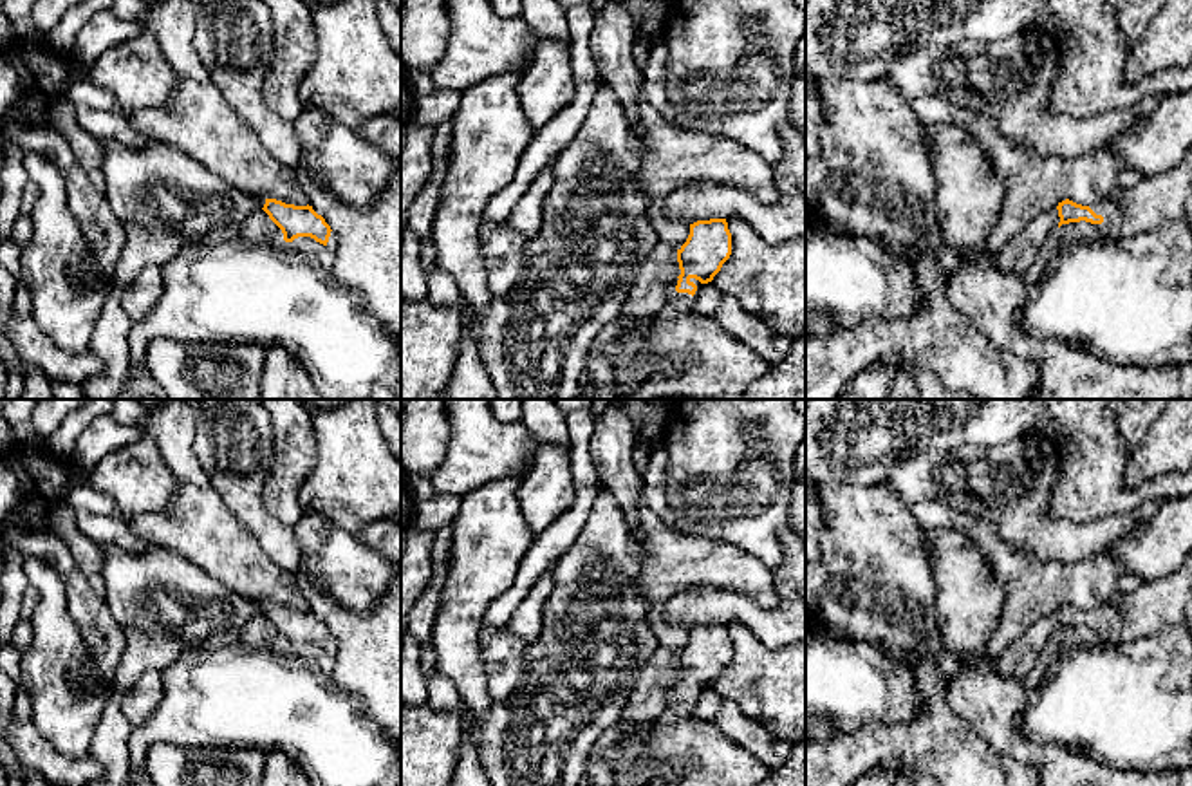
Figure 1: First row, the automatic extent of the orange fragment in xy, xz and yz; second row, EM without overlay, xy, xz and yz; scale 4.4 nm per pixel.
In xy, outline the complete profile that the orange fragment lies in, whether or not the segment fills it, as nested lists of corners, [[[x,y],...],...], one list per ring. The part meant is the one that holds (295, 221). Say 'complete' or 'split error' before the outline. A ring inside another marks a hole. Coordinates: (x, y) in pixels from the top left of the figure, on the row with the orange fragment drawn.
split error; [[[258,195],[251,197],[256,208],[262,208],[282,229],[285,242],[293,242],[298,237],[311,237],[316,242],[323,244],[327,249],[336,249],[336,233],[331,229],[325,219],[312,210],[312,206],[285,204],[276,199],[265,199]]]

